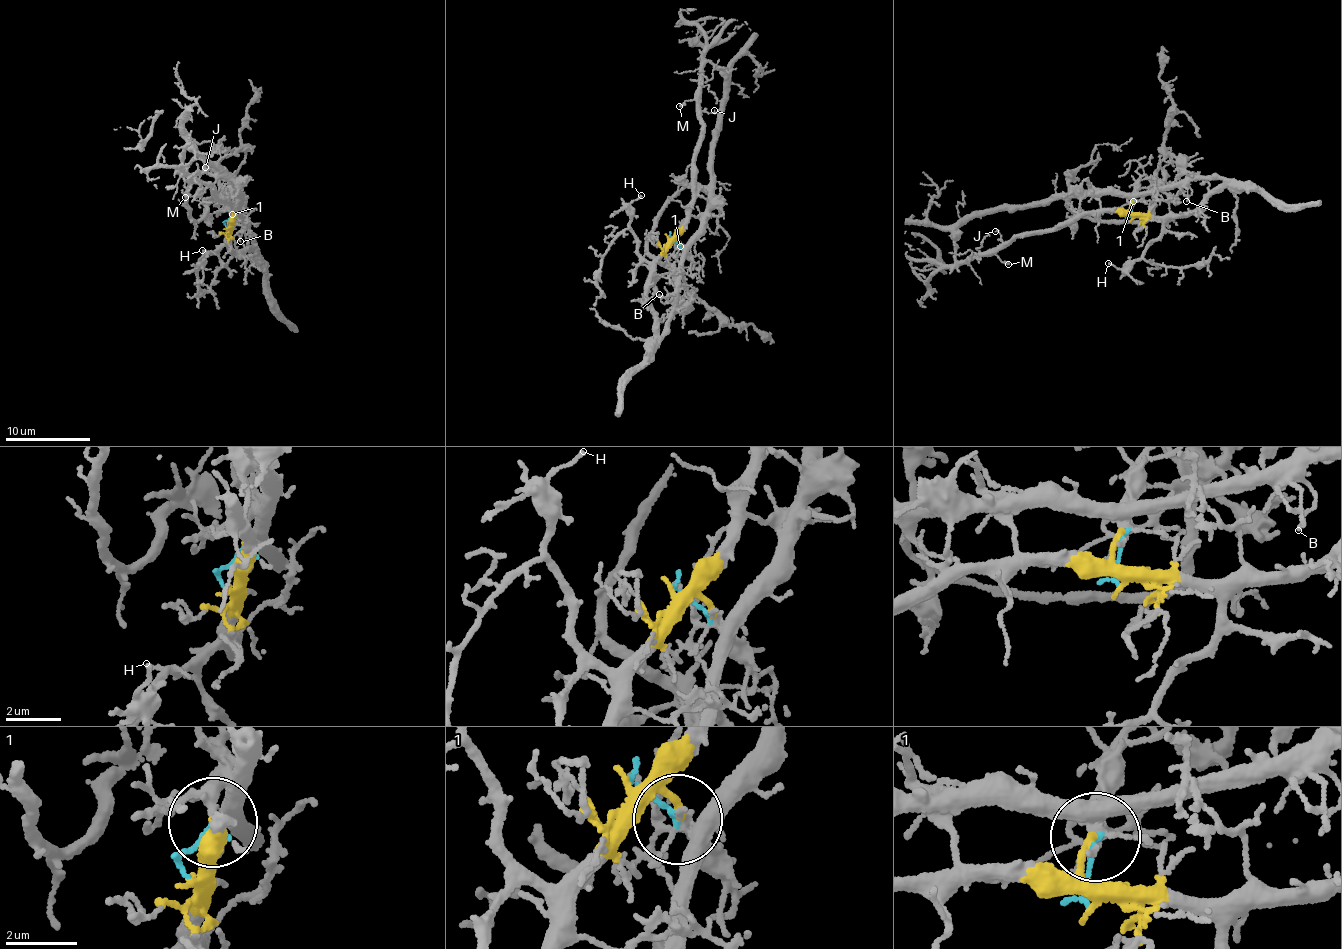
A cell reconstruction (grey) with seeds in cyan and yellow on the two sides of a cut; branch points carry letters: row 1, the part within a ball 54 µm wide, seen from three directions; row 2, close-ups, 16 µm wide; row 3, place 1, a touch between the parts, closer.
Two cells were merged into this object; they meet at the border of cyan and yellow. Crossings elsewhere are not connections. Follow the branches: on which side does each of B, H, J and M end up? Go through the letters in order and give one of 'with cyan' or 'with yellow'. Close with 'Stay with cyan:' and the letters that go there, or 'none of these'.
B: with cyan
H: with yellow
J: with yellow
M: with yellow
Stay with cyan: B

